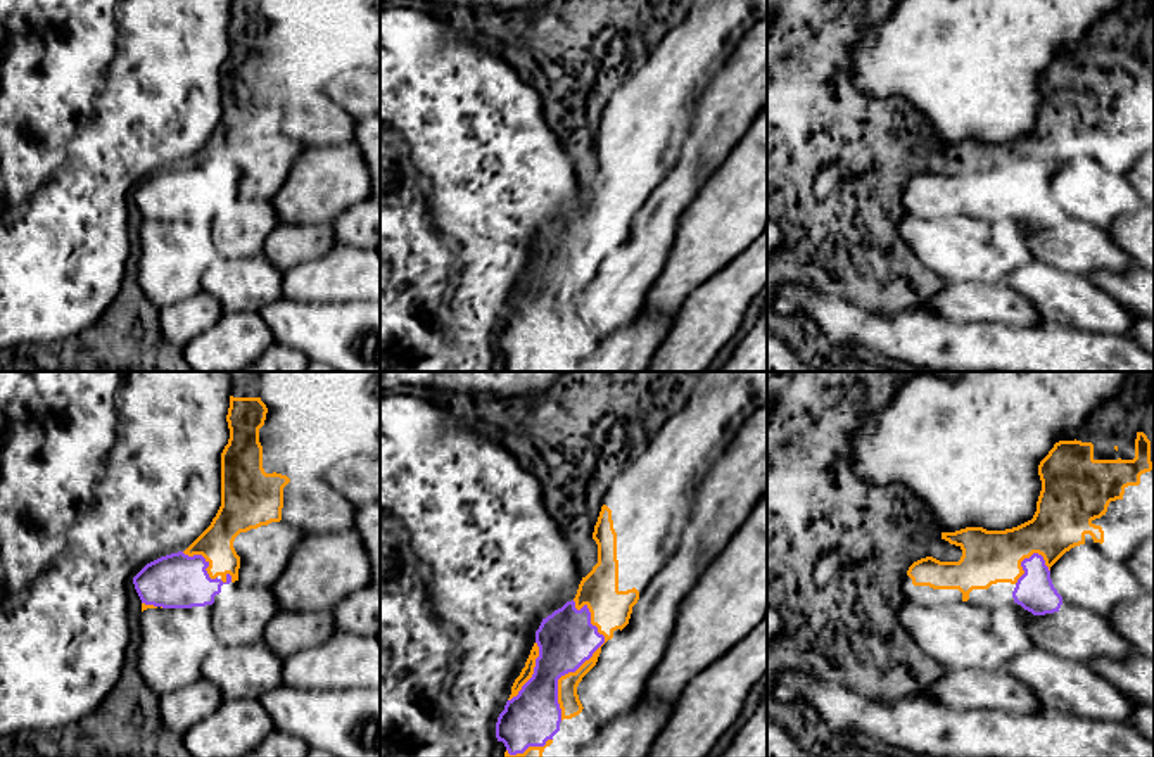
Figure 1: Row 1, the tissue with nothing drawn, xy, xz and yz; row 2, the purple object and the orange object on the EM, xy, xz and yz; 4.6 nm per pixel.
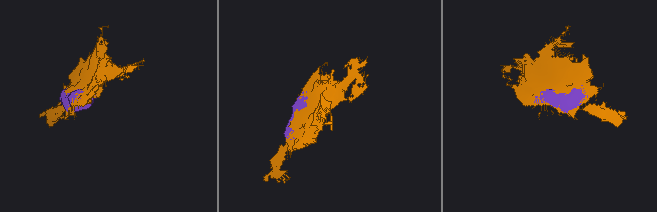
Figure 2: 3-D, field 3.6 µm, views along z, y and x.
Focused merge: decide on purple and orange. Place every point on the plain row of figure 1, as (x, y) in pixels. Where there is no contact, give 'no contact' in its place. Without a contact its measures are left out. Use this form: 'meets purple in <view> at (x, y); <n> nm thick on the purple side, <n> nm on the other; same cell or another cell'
meets purple in xz at (588, 272); 260 nm thick on the purple side, 190 nm on the other; another cell

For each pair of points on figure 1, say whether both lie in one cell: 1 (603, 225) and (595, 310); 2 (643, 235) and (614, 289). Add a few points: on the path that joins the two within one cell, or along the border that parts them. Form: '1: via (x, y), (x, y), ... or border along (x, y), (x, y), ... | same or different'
1: via (608, 246), (608, 289) | same
2: via (643, 249), (640, 260), (624, 275) | same

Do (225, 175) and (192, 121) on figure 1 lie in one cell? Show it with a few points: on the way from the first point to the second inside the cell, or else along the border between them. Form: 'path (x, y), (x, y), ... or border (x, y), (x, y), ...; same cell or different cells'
border (220, 104), (216, 128), (183, 165); different cells

